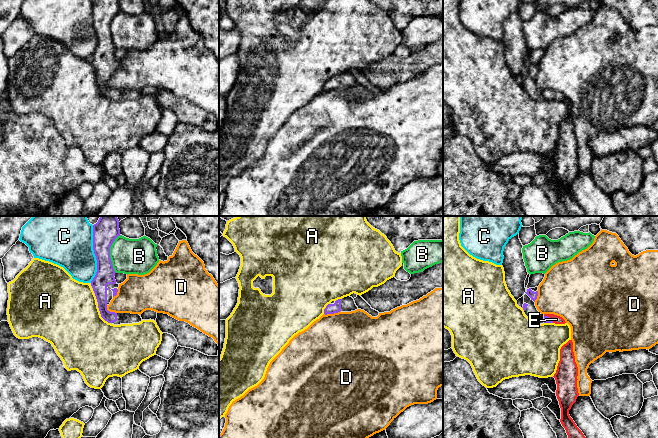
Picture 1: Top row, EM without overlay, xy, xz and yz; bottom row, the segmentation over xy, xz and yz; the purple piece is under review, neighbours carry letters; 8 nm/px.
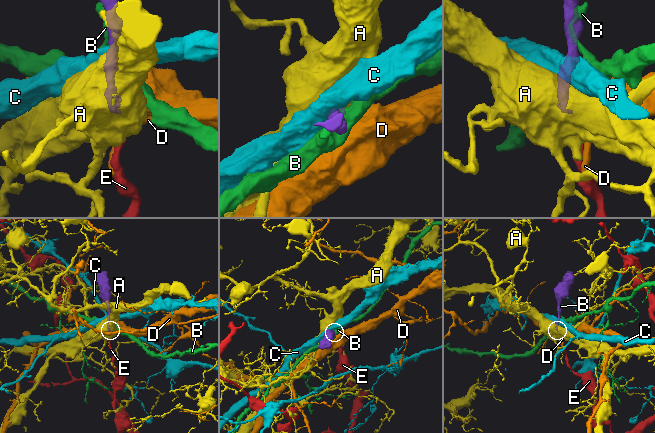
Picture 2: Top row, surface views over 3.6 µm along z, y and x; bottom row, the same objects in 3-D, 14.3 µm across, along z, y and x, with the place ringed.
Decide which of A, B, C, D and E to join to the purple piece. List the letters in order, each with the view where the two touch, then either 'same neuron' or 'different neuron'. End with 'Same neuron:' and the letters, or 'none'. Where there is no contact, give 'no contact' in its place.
A: xy | different neuron
B: xy | different neuron
C: xy | different neuron
D: xz | different neuron
E: yz | same neuron
Same neuron: E

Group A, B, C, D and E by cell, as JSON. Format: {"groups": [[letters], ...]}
{"groups": [["A"], ["B"], ["C"], ["D"], ["E"]]}

